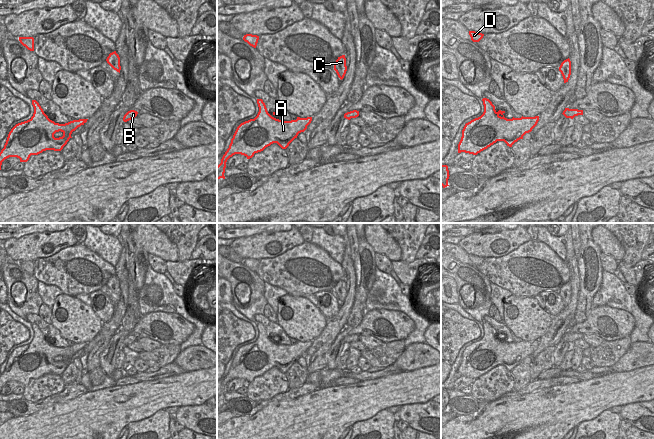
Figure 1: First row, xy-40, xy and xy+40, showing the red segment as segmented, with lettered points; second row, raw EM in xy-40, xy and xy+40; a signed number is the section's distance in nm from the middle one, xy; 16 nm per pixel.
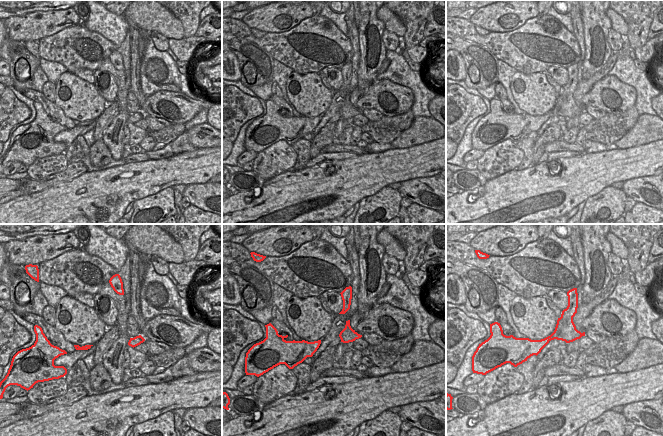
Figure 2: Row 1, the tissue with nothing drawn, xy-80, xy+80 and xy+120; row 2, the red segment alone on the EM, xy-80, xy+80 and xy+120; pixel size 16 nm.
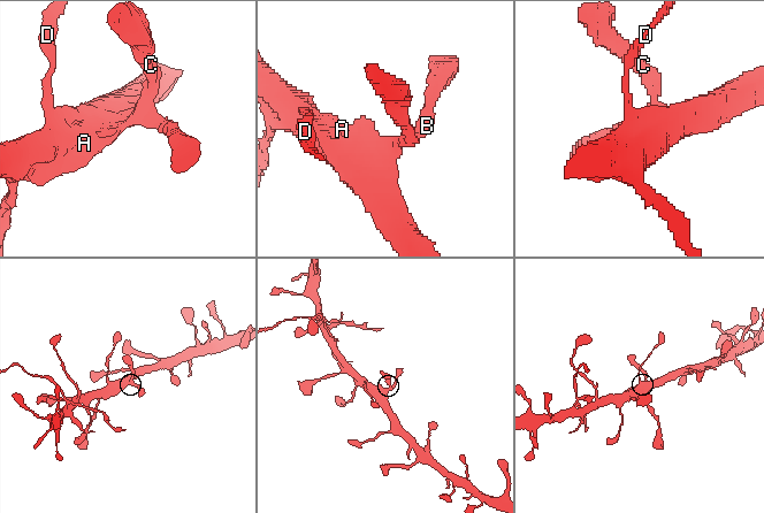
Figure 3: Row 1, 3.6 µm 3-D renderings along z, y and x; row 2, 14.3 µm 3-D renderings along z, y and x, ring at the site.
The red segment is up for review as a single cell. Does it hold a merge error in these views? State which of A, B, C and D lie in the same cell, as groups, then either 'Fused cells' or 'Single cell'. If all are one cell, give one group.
Groups: A B C D. Single cell

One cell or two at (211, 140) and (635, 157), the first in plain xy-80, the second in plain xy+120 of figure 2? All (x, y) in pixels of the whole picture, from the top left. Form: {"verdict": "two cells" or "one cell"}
{"verdict": "two cells"}

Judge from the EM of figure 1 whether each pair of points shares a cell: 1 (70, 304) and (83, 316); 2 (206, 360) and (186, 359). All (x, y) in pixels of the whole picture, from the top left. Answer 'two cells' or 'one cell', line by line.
1: one cell
2: one cell

